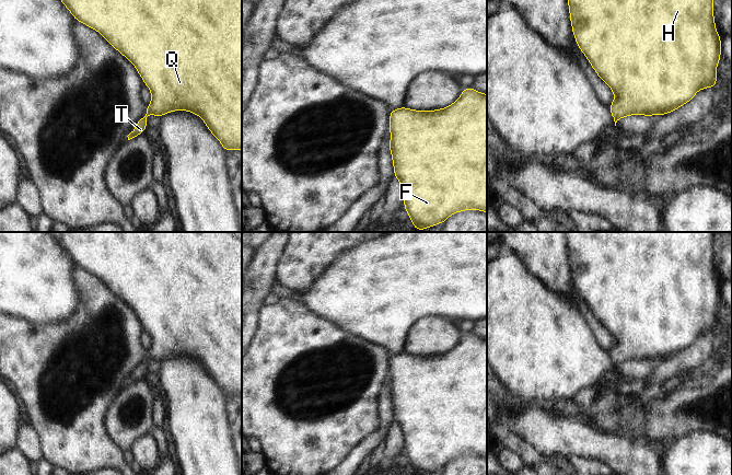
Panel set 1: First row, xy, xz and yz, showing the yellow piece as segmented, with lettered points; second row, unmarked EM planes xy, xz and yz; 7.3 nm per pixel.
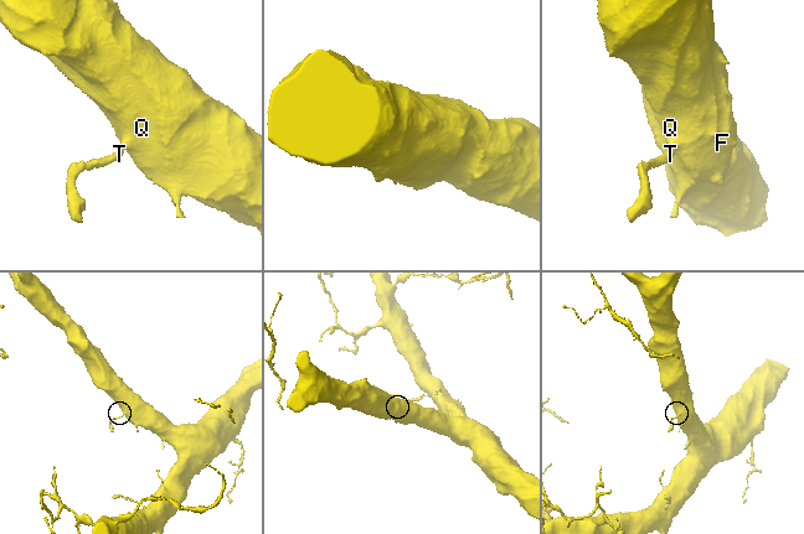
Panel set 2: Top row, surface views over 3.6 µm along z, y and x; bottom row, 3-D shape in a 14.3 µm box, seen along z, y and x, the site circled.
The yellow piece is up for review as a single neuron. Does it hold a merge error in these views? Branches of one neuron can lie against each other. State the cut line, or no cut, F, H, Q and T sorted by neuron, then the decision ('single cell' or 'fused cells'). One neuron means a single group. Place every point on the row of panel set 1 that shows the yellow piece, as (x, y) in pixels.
no cut | F H Q T | single cell

